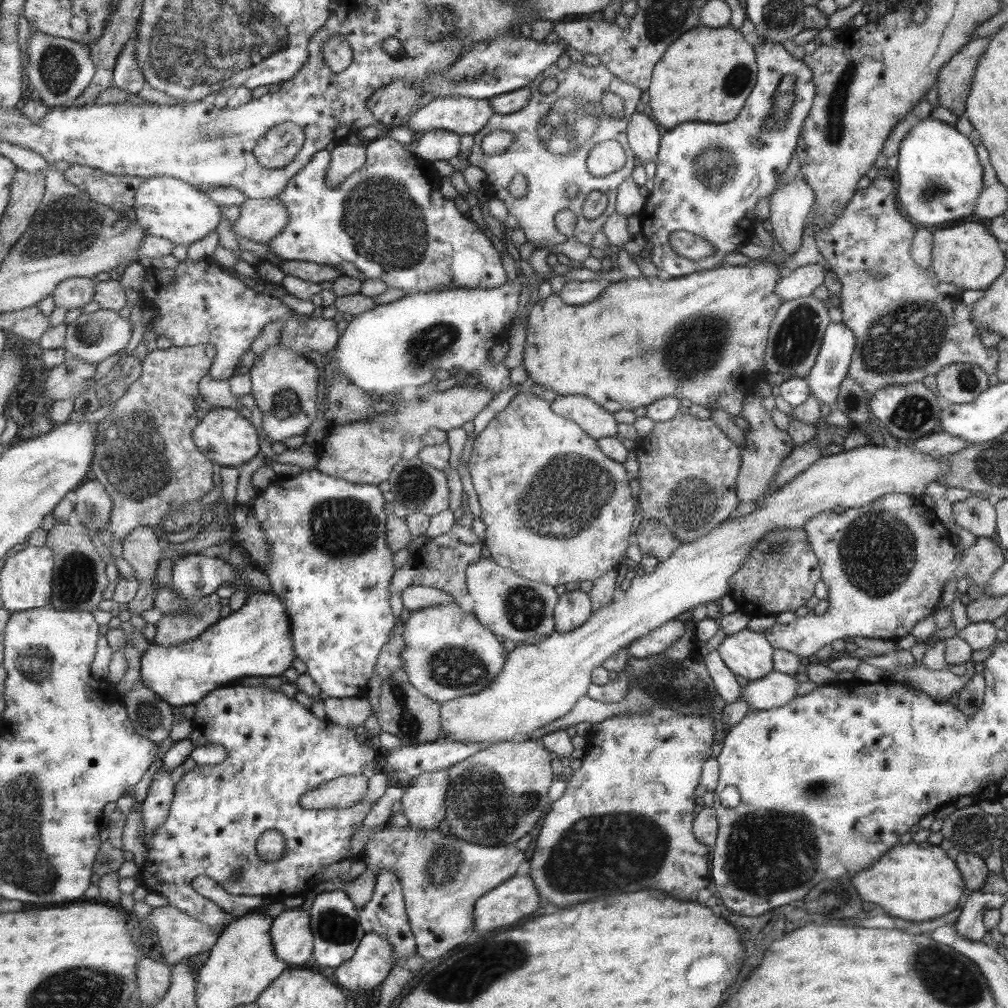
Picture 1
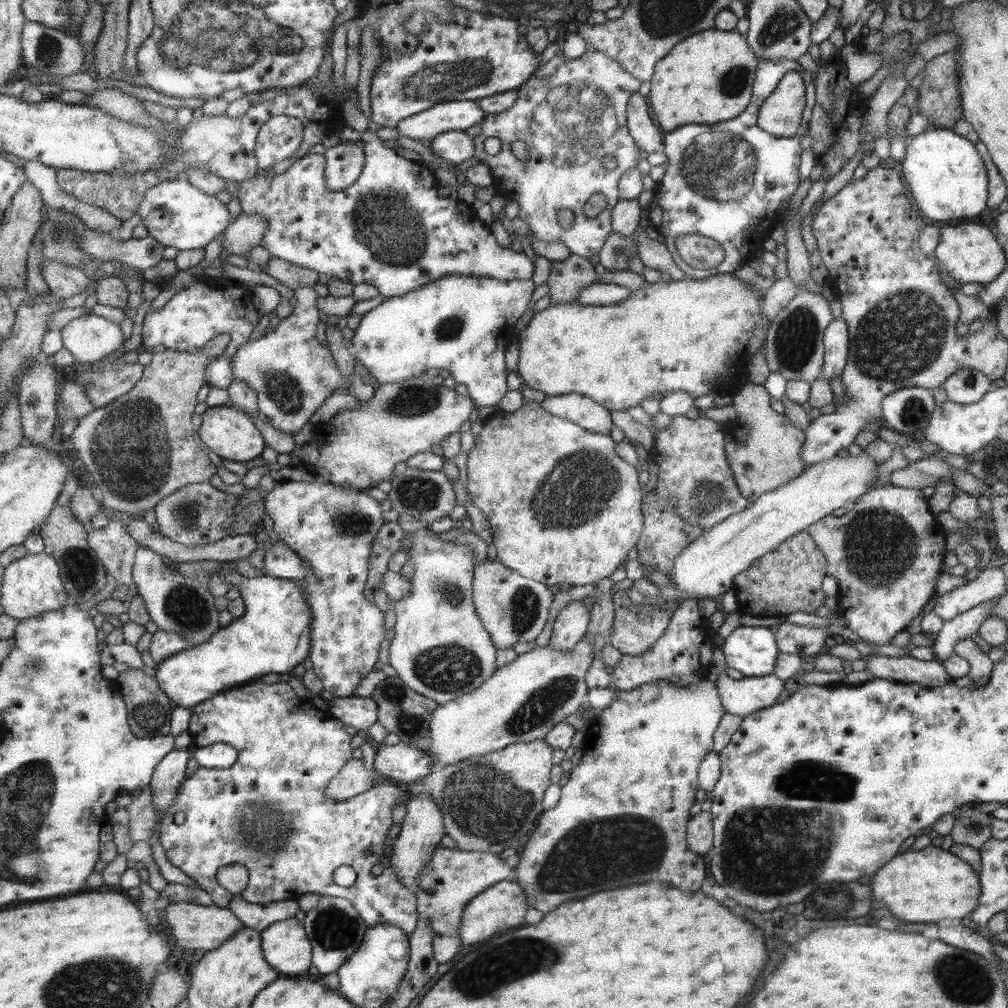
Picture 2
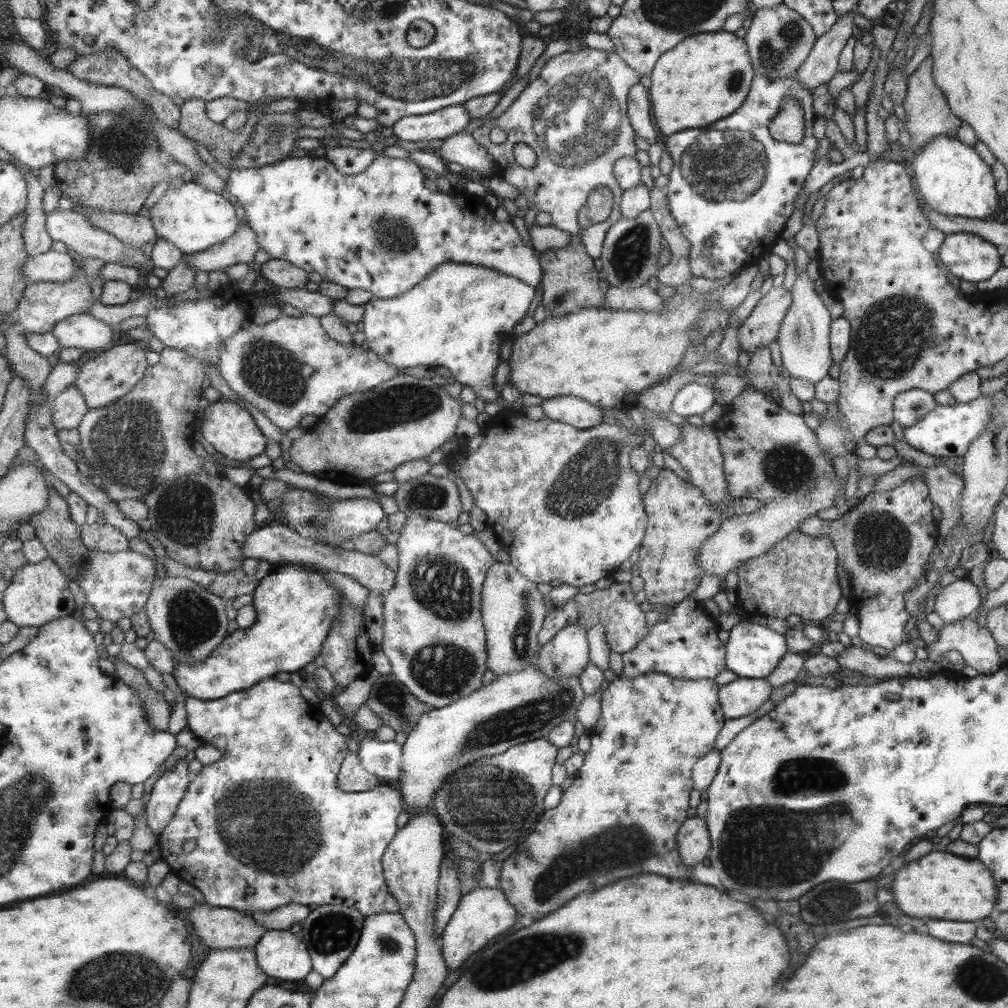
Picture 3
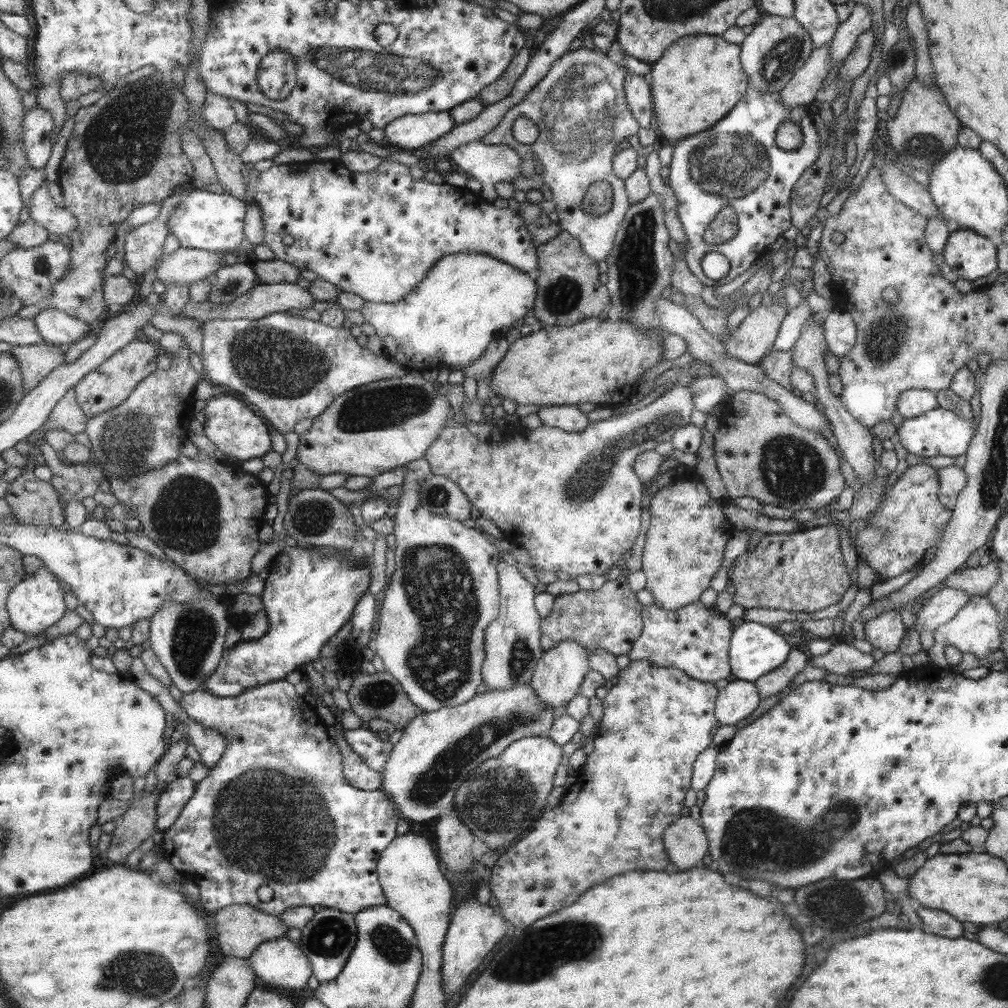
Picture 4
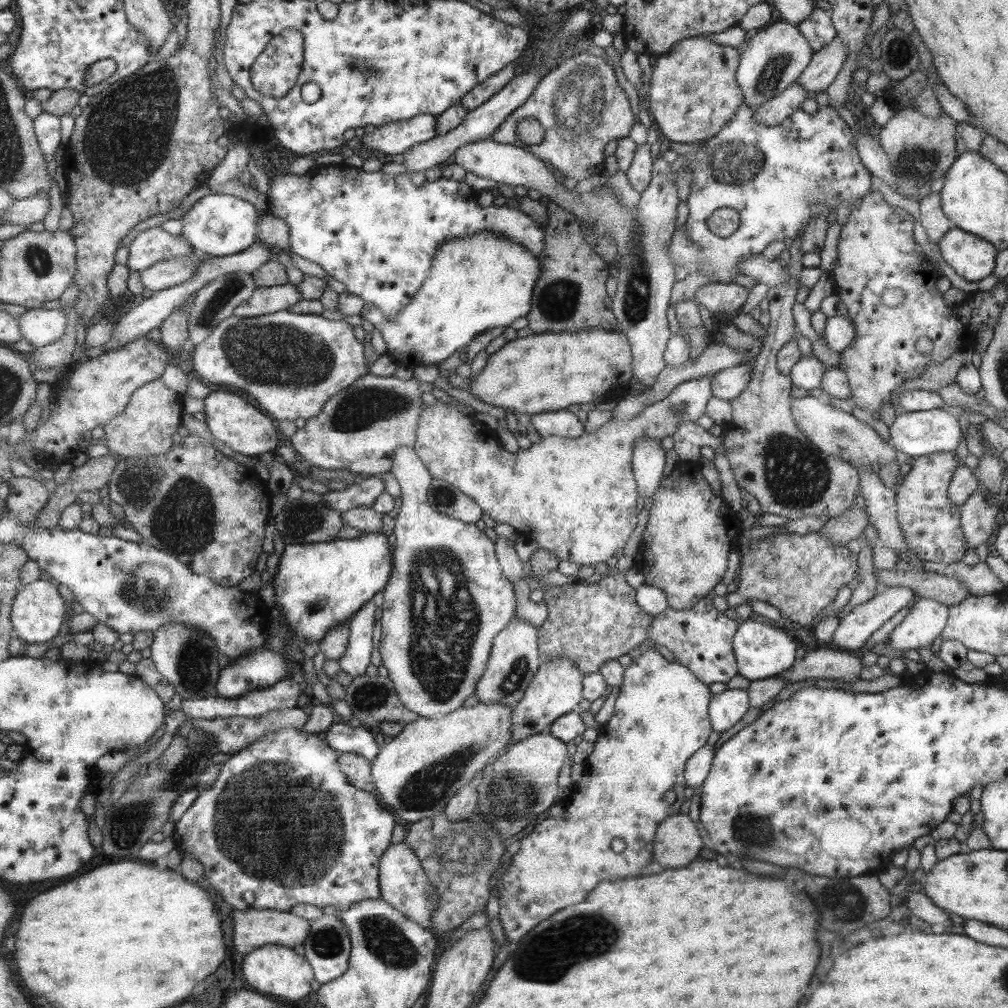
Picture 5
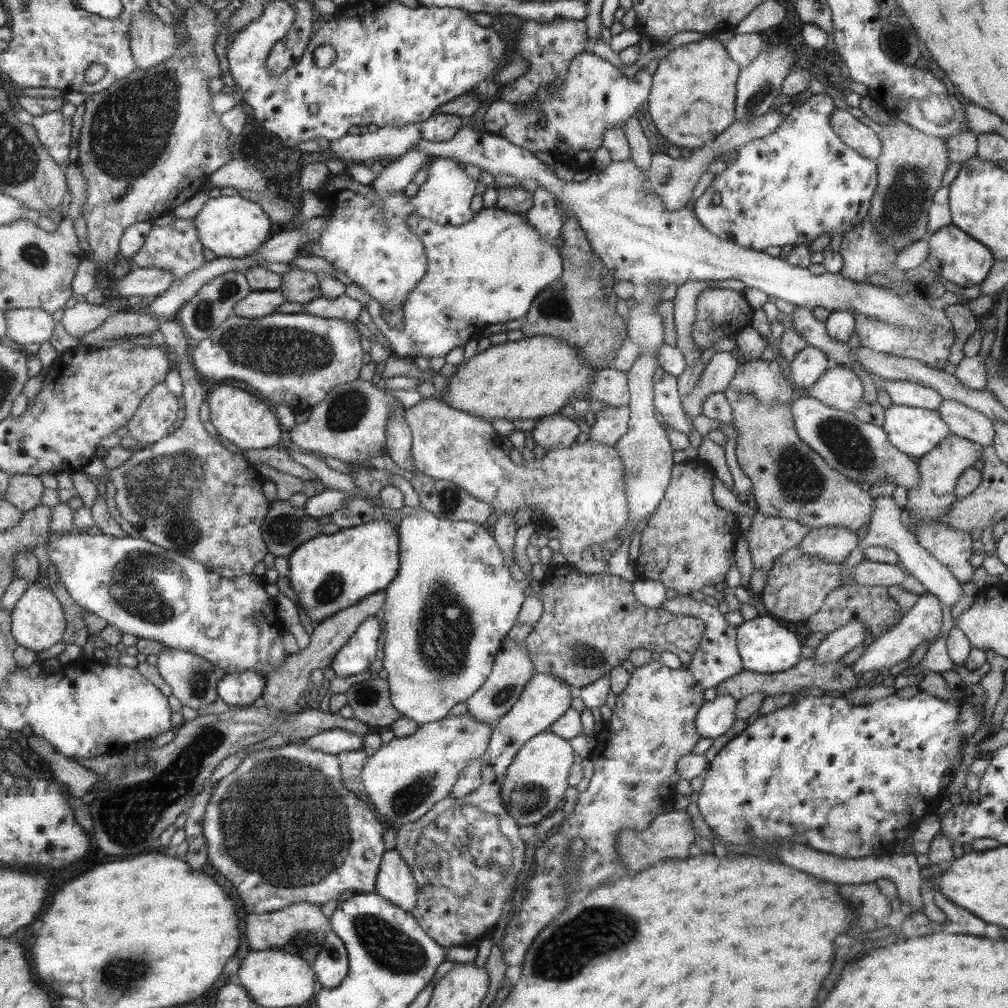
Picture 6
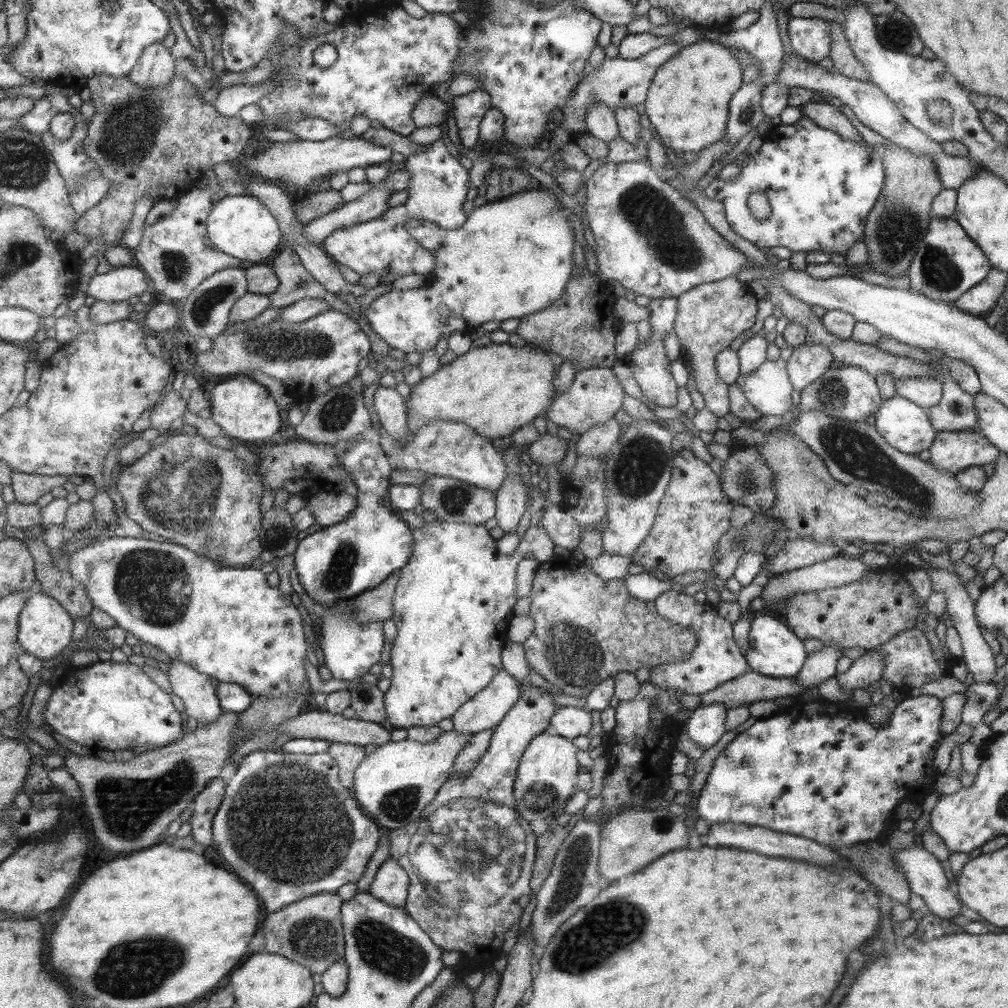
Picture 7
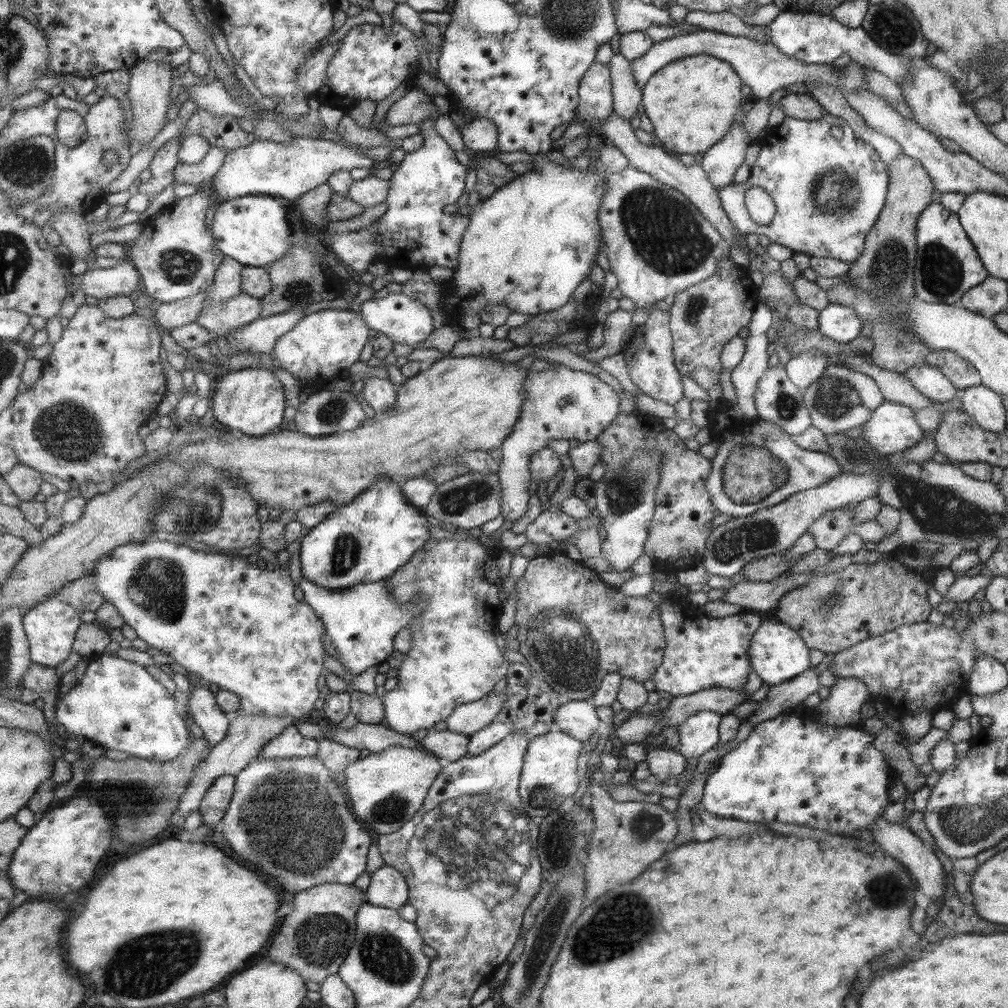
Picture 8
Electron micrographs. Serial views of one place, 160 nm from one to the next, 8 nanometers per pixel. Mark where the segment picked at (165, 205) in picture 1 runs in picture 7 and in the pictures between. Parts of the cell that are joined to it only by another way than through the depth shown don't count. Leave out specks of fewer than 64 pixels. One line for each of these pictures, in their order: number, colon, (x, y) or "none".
2: (178, 214)
3: (195, 218)
4: (204, 220)
5: (220, 225)
6: (231, 226)
7: (241, 225)

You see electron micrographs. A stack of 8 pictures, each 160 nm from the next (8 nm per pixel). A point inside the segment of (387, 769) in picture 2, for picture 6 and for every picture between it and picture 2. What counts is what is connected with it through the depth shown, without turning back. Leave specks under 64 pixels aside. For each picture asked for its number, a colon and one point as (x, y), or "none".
3: (383, 760)
4: (375, 753)
5: (343, 738)
6: (336, 741)

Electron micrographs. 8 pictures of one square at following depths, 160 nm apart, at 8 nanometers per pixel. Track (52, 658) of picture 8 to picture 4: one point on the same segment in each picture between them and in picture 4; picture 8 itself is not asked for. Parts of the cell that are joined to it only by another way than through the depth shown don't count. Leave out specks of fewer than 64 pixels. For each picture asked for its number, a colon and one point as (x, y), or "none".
4: (38, 603)
5: (39, 613)
6: (39, 621)
7: (46, 627)

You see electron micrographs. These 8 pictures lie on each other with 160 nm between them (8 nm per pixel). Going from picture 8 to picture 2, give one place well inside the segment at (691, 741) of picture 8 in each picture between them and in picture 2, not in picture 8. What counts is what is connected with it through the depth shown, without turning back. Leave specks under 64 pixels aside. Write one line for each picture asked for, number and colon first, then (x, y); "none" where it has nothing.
2: (741, 697)
3: (741, 696)
4: (736, 700)
5: (726, 708)
6: (714, 717)
7: (706, 724)

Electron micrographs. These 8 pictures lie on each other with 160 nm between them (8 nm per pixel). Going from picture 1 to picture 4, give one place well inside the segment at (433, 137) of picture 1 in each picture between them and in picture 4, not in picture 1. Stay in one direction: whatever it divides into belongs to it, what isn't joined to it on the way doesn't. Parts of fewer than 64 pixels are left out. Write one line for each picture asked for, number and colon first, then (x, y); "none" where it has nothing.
2: (454, 147)
3: (460, 148)
4: (488, 164)

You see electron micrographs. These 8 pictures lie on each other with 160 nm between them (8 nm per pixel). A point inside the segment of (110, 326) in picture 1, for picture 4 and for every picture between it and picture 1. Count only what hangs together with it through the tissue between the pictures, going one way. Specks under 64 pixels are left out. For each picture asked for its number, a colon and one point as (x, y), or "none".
2: (90, 338)
3: (88, 333)
4: (57, 328)

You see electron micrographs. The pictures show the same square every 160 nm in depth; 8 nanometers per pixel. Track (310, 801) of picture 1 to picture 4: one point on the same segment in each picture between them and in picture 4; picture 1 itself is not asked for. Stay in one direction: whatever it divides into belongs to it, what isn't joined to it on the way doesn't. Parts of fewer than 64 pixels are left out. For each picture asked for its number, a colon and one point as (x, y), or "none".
2: (353, 779)
3: (352, 777)
4: (355, 771)

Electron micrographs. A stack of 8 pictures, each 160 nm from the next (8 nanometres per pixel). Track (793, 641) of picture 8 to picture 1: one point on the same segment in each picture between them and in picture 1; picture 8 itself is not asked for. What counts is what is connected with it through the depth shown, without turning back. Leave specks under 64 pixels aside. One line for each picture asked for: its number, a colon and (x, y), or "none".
1: (746, 653)
2: (751, 650)
3: (753, 651)
4: (755, 650)
5: (762, 651)
6: (765, 648)
7: (773, 651)

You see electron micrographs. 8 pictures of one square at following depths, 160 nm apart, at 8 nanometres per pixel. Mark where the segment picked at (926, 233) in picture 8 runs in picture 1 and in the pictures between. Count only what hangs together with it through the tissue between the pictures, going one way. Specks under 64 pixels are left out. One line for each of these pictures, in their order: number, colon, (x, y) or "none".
1: (967, 256)
2: (968, 253)
3: (965, 255)
4: (970, 256)
5: (972, 258)
6: (955, 256)
7: (948, 263)

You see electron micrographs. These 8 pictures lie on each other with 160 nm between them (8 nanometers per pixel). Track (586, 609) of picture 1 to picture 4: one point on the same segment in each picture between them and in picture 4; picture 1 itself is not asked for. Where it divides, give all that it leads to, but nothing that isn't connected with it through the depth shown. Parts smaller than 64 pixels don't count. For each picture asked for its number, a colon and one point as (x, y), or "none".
2: (570, 625)
3: (567, 654)
4: (558, 676)

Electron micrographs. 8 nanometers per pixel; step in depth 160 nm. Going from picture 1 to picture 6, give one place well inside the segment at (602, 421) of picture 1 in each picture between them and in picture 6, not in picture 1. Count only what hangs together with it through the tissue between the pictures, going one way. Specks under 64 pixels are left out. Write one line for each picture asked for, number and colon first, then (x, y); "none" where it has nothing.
2: (582, 411)
3: (579, 414)
4: (568, 418)
5: (562, 423)
6: (552, 432)

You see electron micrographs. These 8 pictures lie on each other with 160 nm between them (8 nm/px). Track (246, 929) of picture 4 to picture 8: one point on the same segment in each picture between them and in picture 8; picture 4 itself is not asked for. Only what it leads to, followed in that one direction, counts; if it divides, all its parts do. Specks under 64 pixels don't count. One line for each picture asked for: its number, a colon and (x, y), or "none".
5: (253, 928)
6: (301, 929)
7: (309, 931)
8: (327, 914)

